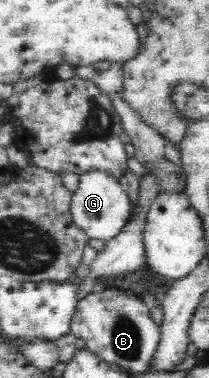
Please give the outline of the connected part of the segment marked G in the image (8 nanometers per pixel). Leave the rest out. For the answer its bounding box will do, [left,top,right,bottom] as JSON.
[70,172,132,242]

